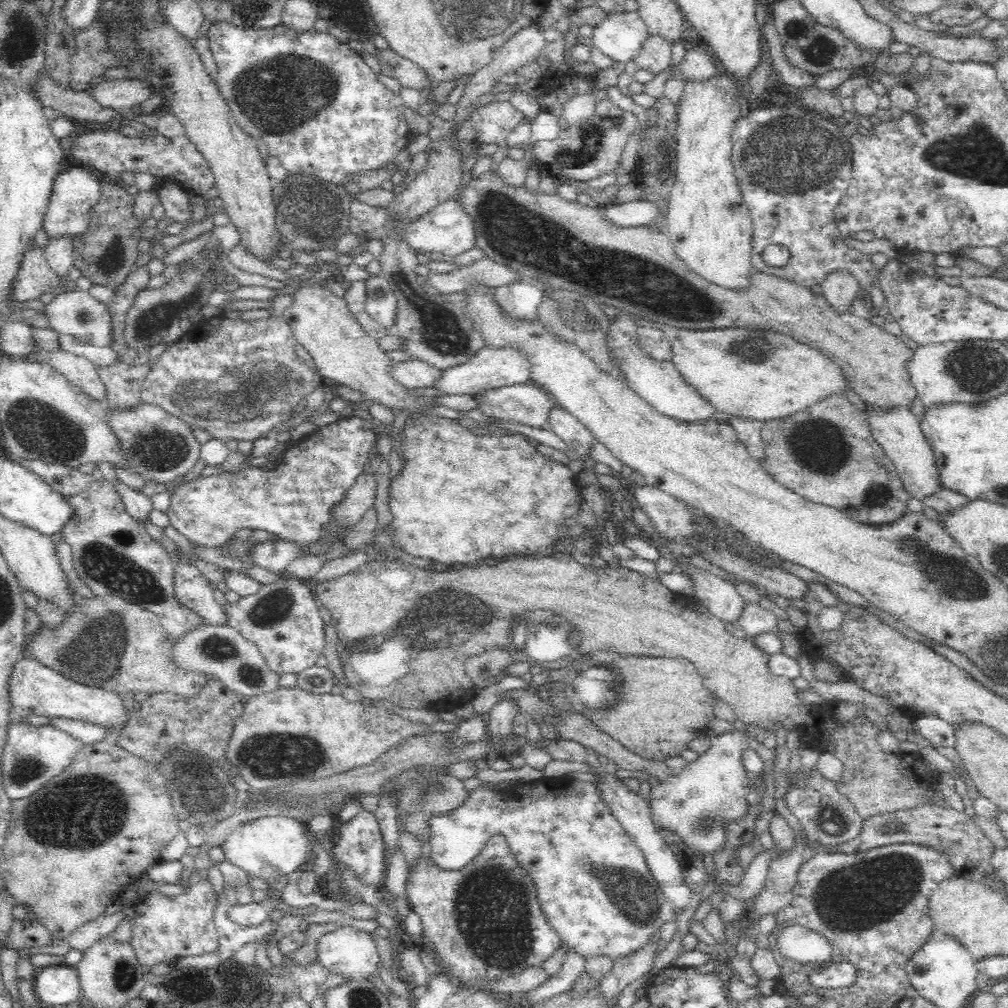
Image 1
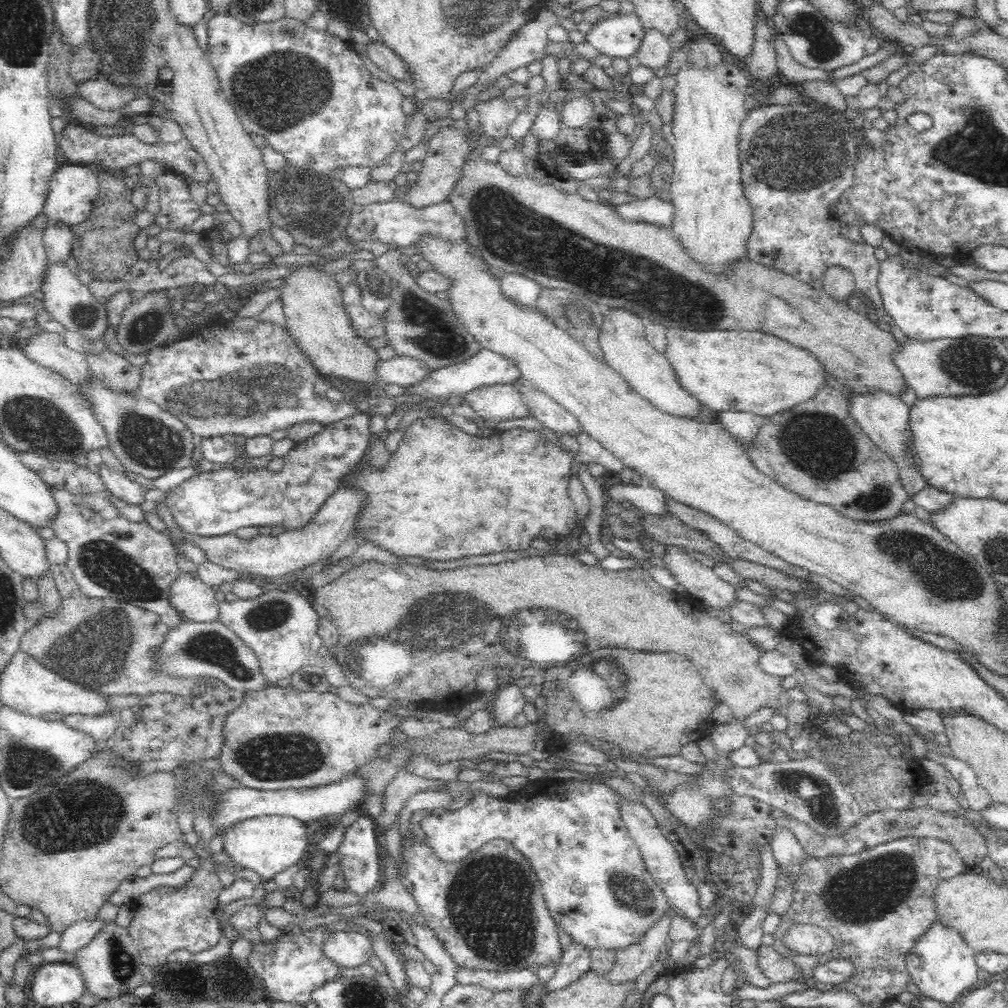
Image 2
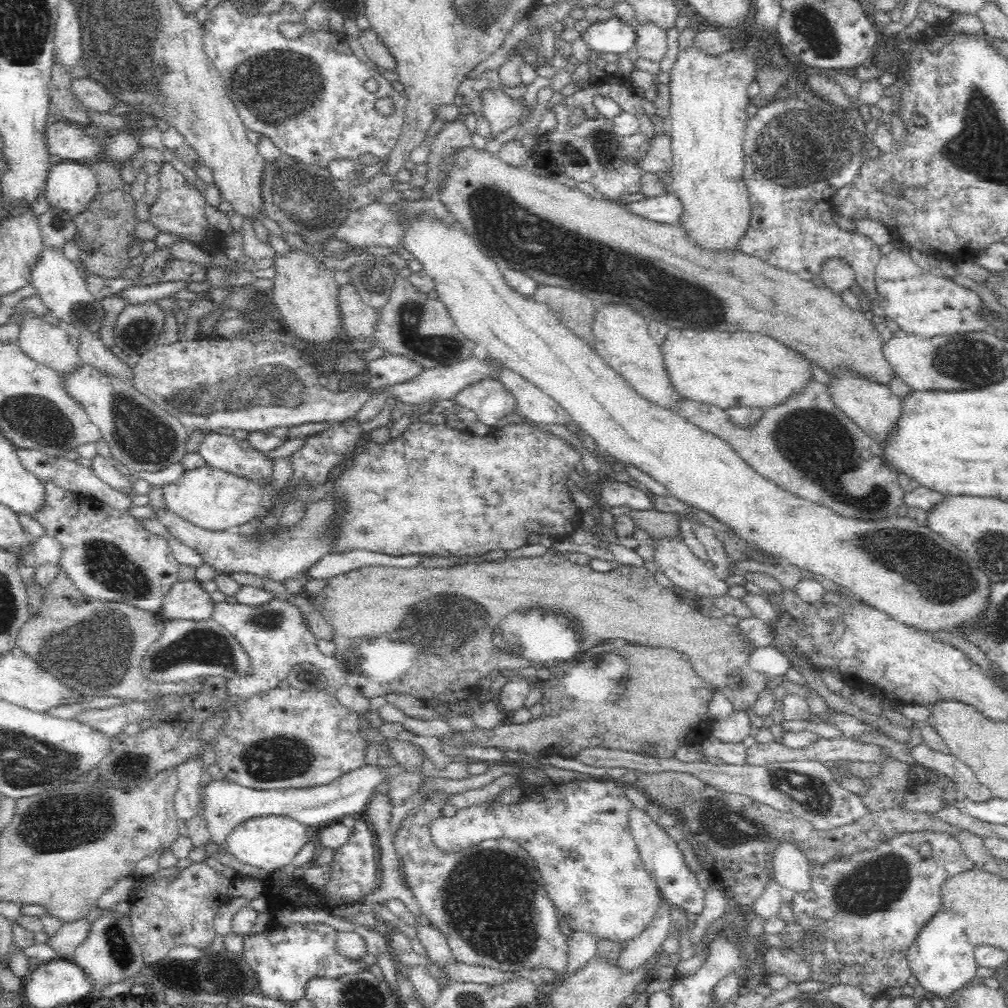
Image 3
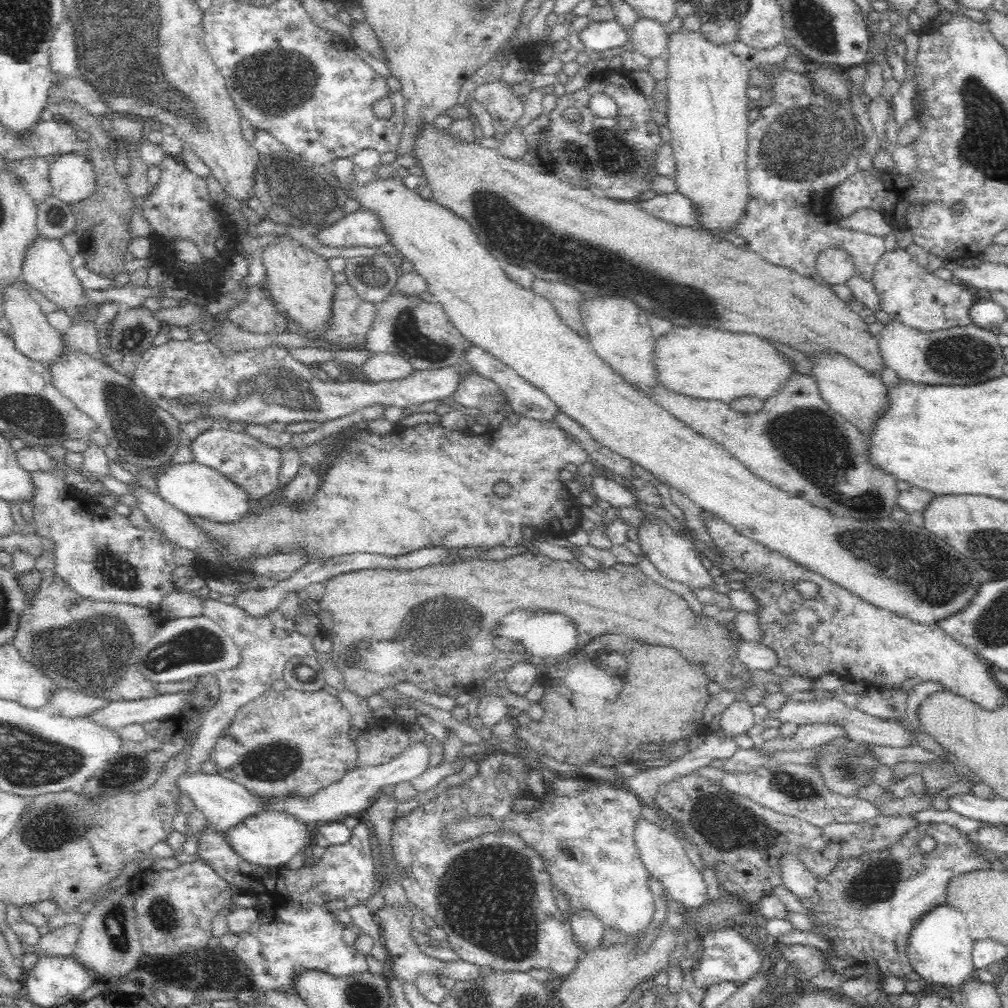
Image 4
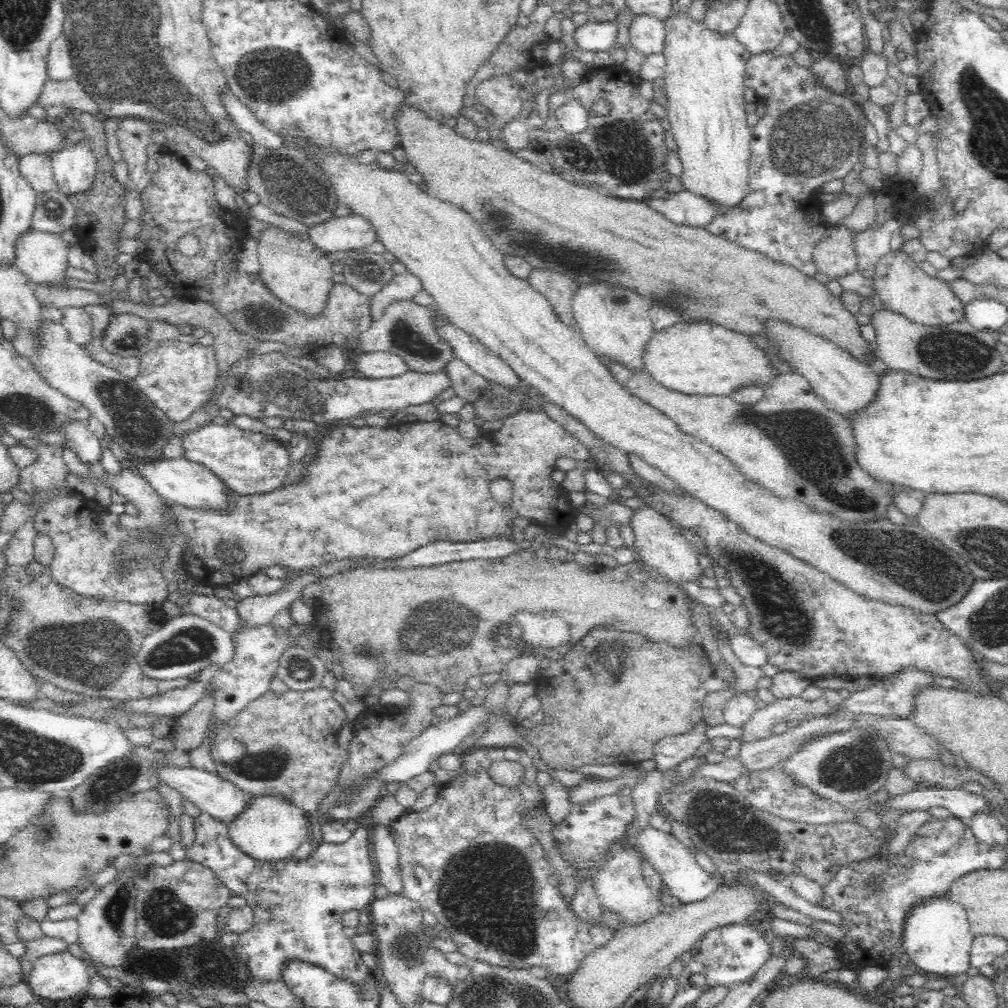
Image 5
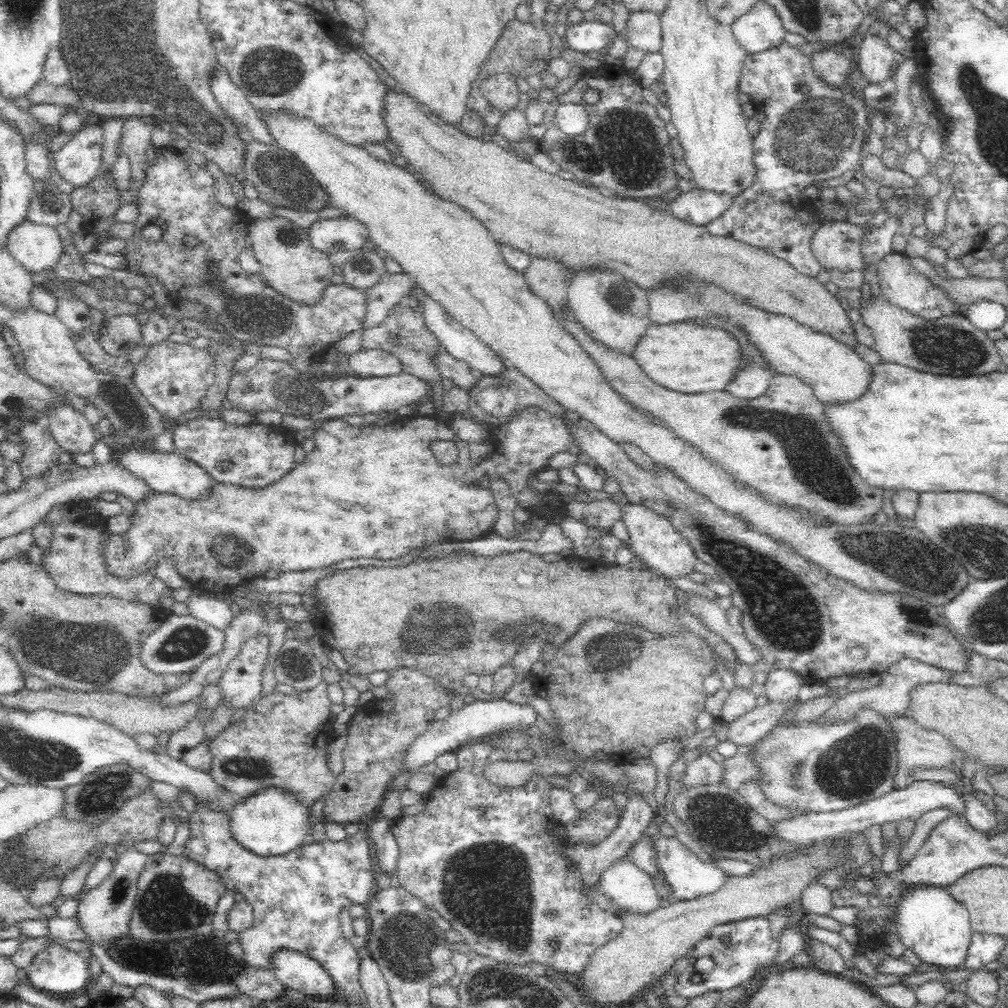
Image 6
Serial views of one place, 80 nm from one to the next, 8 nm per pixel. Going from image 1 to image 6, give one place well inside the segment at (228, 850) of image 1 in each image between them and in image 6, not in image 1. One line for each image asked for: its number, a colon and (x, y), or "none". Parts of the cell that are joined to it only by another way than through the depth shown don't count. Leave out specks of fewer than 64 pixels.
2: (266, 845)
3: (270, 842)
4: (270, 839)
5: (272, 829)
6: (271, 823)

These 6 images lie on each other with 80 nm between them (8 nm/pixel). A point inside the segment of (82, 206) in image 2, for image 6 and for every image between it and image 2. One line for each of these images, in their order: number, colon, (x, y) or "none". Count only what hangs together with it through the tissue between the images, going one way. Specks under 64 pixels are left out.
3: (70, 187)
4: (71, 178)
5: (74, 169)
6: (77, 162)

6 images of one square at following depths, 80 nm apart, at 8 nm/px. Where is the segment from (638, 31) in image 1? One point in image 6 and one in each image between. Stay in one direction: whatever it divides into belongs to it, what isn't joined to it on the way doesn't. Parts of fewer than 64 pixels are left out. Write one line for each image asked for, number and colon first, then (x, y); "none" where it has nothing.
2: (621, 35)
3: (615, 36)
4: (600, 36)
5: (595, 36)
6: (588, 36)

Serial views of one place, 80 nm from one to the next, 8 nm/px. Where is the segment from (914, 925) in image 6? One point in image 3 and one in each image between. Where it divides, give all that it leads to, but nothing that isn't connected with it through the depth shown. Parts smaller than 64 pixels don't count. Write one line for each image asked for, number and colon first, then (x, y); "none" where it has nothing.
3: (942, 959)
4: (940, 948)
5: (937, 937)

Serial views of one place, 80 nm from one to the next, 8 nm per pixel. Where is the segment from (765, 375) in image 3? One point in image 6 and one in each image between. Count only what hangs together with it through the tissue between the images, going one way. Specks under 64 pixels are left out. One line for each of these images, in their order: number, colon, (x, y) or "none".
4: (717, 365)
5: (700, 359)
6: (689, 357)

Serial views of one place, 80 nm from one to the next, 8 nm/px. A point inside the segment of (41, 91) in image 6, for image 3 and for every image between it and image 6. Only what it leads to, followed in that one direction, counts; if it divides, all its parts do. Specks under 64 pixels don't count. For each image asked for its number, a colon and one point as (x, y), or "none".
3: (94, 95)
4: (81, 91)
5: (70, 92)

